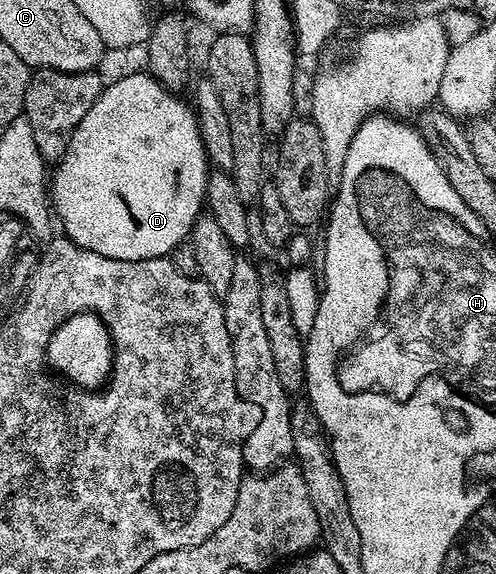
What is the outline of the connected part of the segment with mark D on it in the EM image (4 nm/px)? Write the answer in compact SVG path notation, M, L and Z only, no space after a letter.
M147 72L128 73L116 82L105 84L99 99L86 111L82 123L74 127L74 135L70 135L70 143L66 147L66 155L55 162L50 173L50 205L54 210L55 220L62 228L63 236L72 240L78 247L86 251L94 251L98 255L106 255L106 259L122 259L123 261L141 261L155 257L168 257L172 250L189 240L196 218L201 216L208 196L208 174L210 162L204 144L200 138L200 123L196 119L196 110L191 104L184 102L183 96L164 89Z

